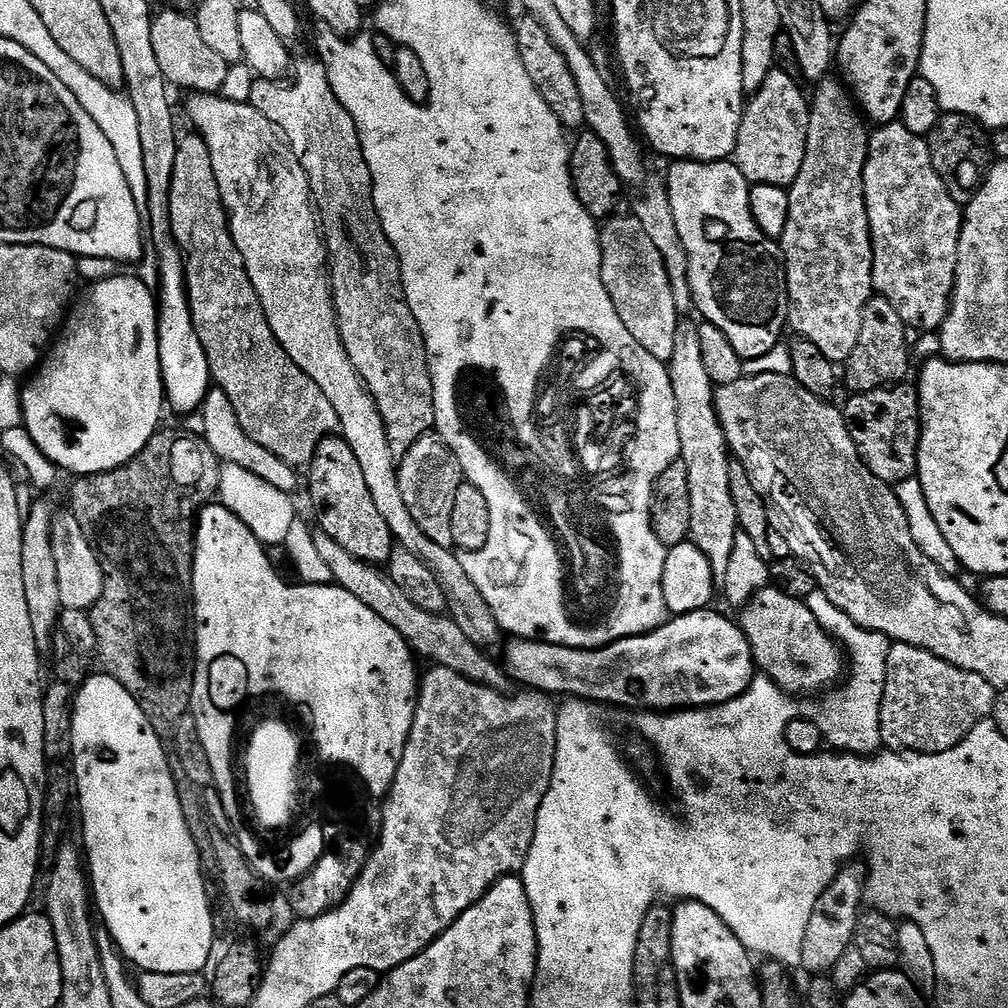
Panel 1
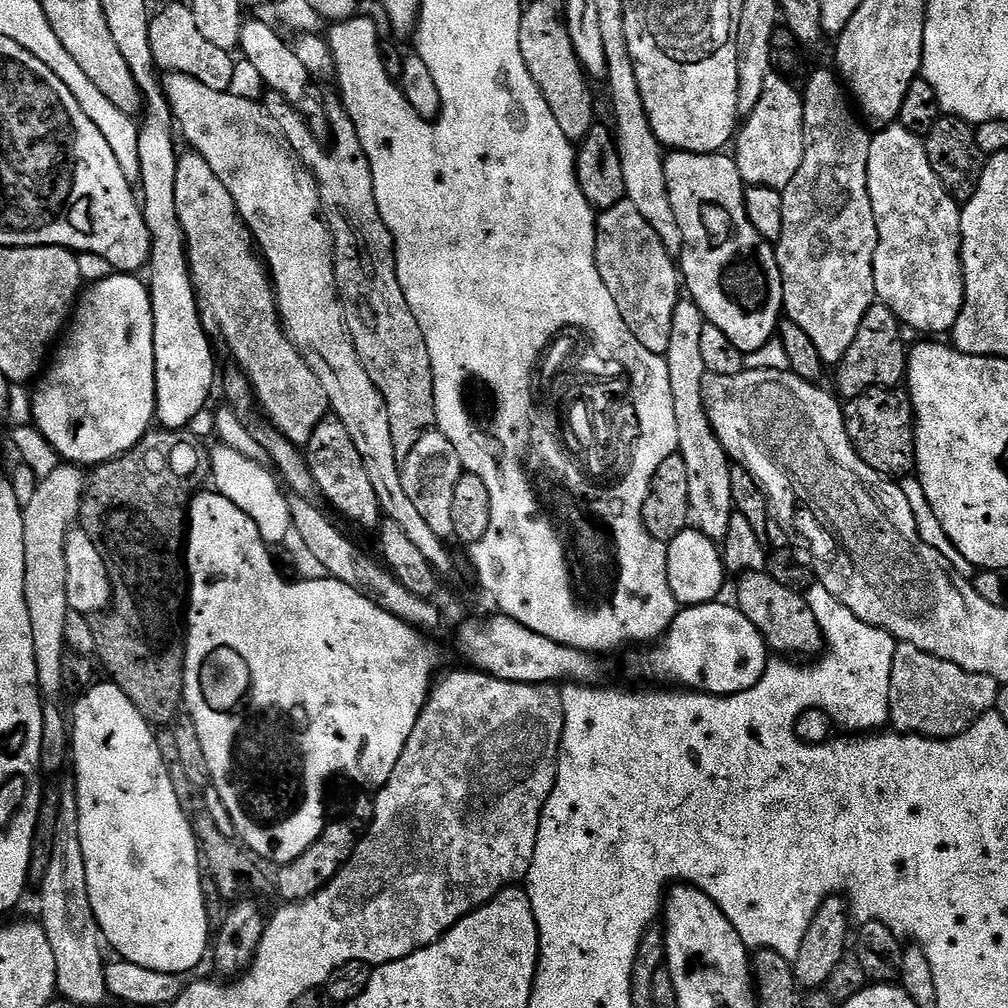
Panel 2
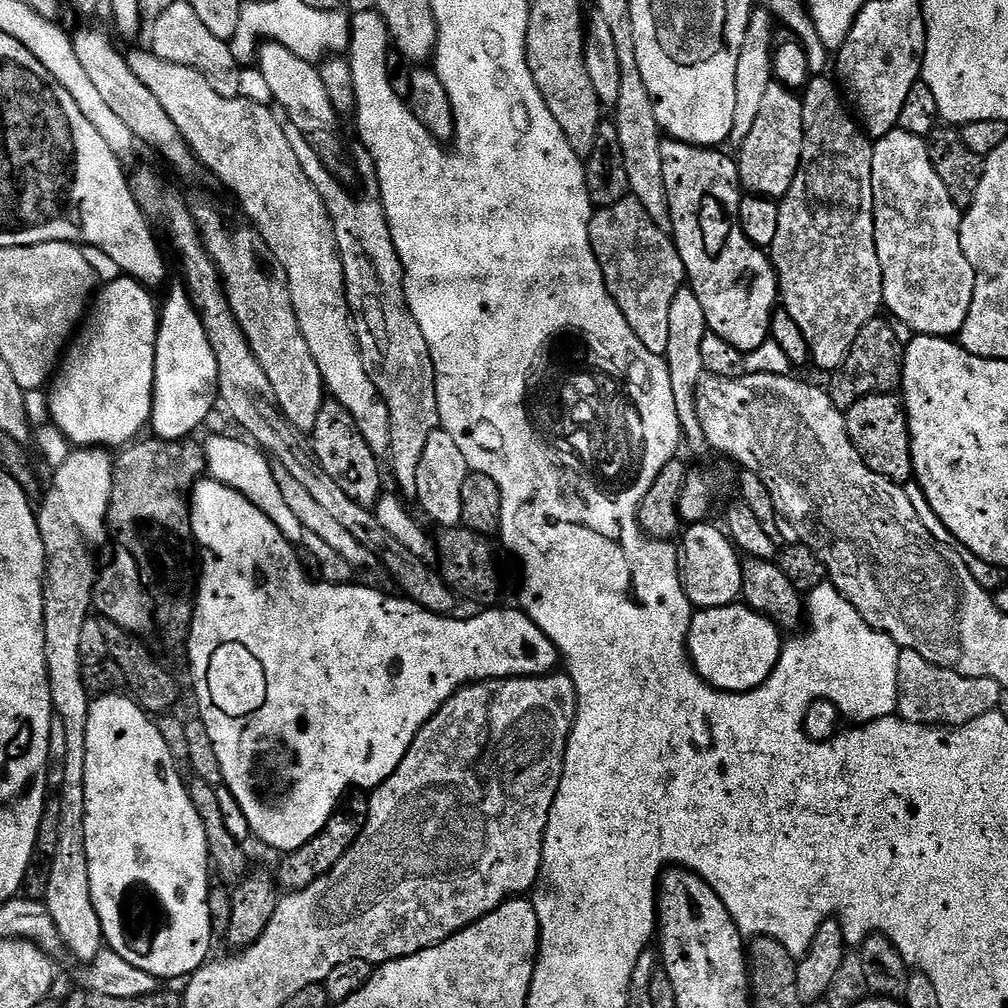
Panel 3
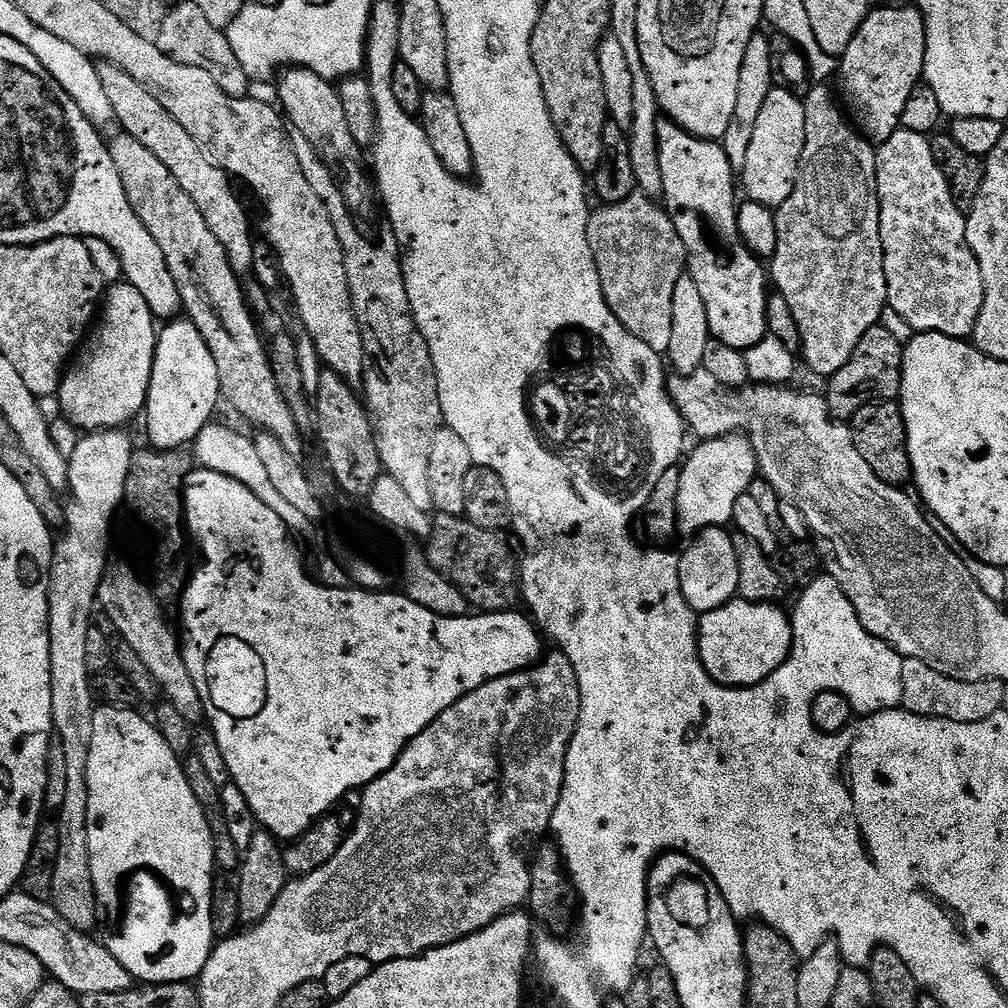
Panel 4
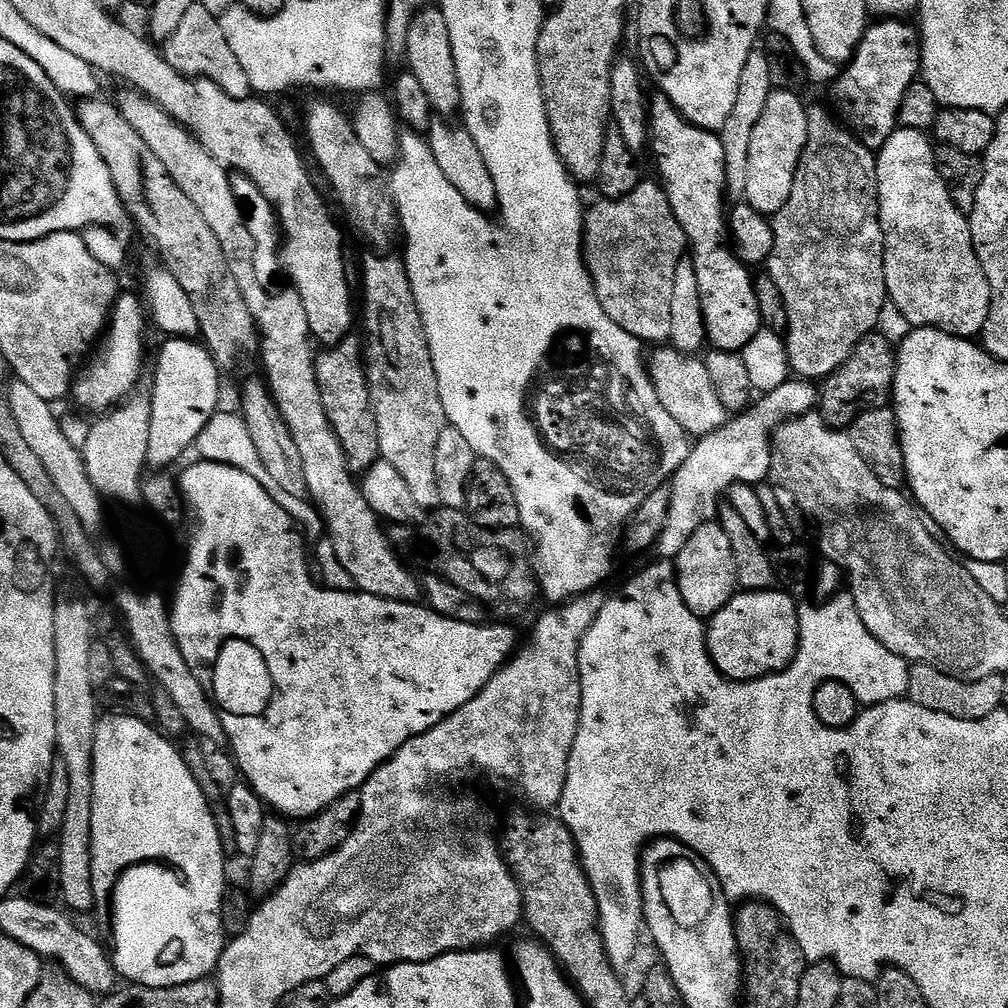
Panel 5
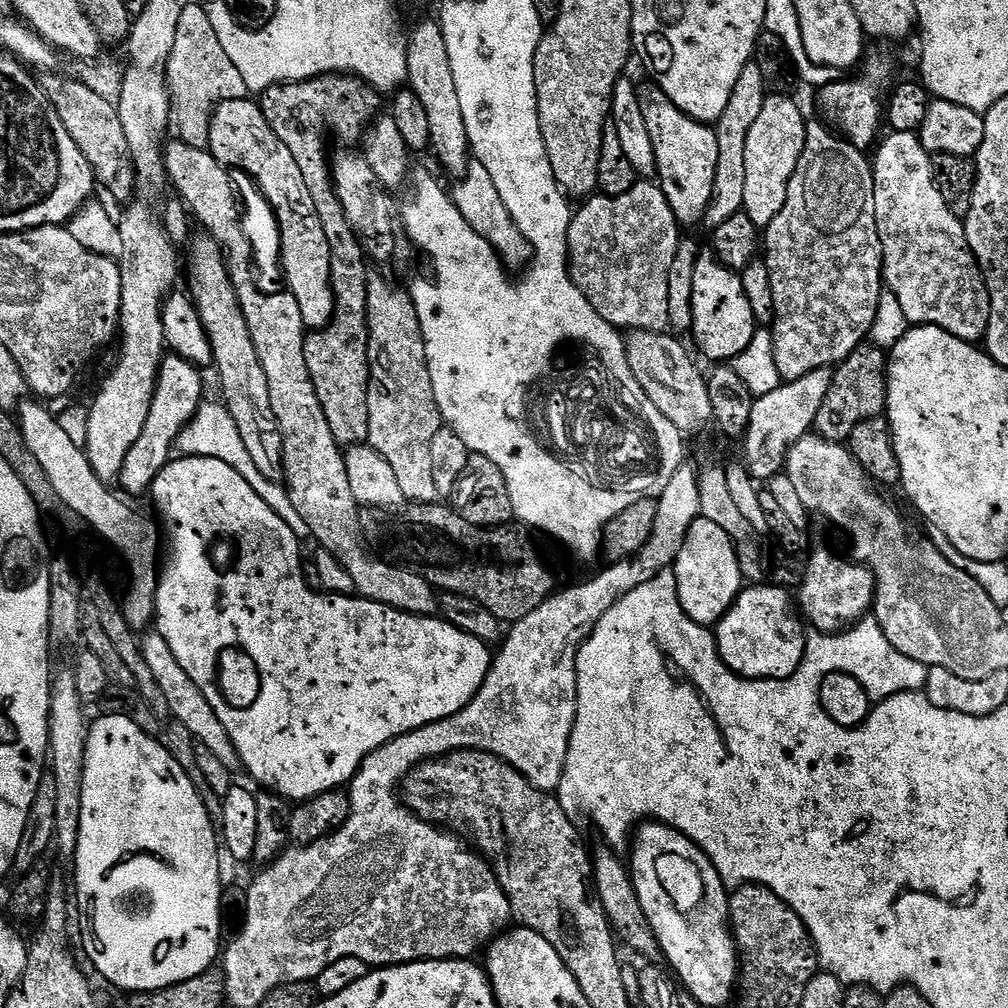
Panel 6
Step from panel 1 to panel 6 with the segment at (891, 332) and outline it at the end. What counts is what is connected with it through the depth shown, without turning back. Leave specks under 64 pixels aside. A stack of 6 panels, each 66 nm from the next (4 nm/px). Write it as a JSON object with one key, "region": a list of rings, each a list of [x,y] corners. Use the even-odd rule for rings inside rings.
{"region":[[[871,342],[859,344],[833,371],[830,394],[822,401],[822,410],[814,429],[815,435],[833,442],[847,441],[859,423],[875,416],[883,417],[888,406],[888,358],[885,349]]]}

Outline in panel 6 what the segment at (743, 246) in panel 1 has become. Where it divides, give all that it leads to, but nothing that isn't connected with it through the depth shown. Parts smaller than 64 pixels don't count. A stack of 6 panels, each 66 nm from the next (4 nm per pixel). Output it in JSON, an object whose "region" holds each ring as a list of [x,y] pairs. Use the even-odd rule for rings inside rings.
{"region":[[[655,82],[641,83],[639,90],[642,114],[645,115],[646,127],[650,130],[650,142],[654,142],[659,186],[666,194],[666,198],[670,202],[670,210],[674,210],[676,221],[681,226],[699,225],[712,201],[714,178],[718,174],[718,138],[715,127],[709,126],[703,120],[690,118],[685,112],[678,110],[678,106],[674,106],[674,102],[670,102],[668,95]],[[701,255],[694,266],[694,322],[690,333],[691,339],[696,339],[701,354],[706,359],[712,360],[711,362],[735,361],[736,356],[742,354],[746,346],[750,346],[750,338],[754,338],[757,331],[754,310],[750,308],[750,298],[746,298],[746,290],[742,286],[739,275],[711,255]]]}

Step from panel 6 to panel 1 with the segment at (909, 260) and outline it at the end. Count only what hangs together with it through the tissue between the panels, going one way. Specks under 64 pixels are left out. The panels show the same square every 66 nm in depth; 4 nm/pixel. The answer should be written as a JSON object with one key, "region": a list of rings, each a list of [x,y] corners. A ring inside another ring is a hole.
{"region":[[[899,122],[877,127],[875,131],[868,141],[864,167],[864,197],[872,235],[872,287],[898,310],[898,318],[905,325],[916,327],[923,334],[935,333],[952,301],[962,208],[950,198],[942,178],[938,178],[925,137],[910,134]]]}

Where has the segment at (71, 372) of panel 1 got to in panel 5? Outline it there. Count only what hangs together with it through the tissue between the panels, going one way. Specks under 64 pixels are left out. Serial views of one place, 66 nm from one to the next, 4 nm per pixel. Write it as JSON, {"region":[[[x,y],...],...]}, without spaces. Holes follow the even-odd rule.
{"region":[[[117,295],[116,305],[112,307],[107,329],[99,341],[98,348],[104,351],[104,377],[100,380],[100,388],[92,384],[96,372],[85,367],[75,377],[74,397],[84,408],[95,414],[103,413],[120,406],[132,396],[135,384],[140,380],[140,367],[144,364],[144,320],[146,324],[146,308],[141,297]]]}

